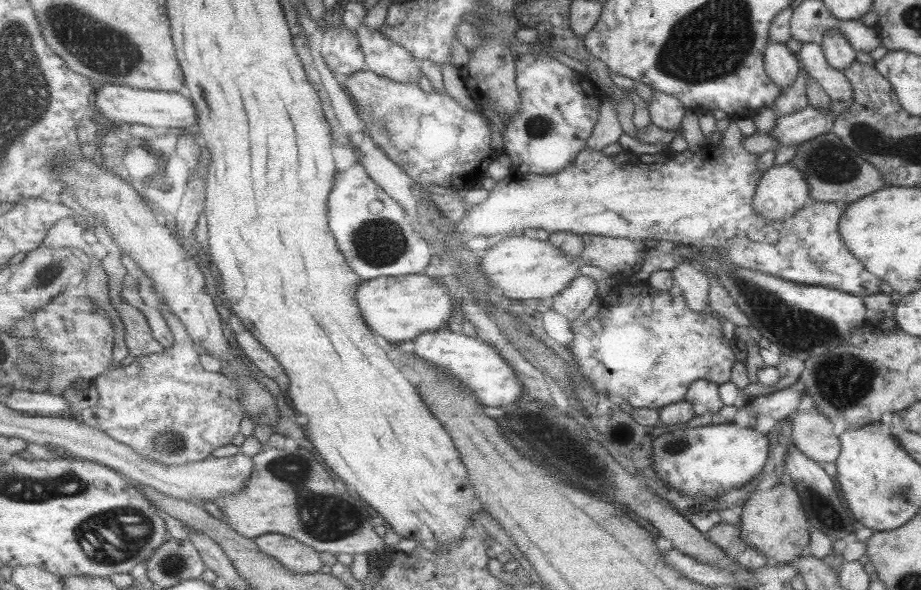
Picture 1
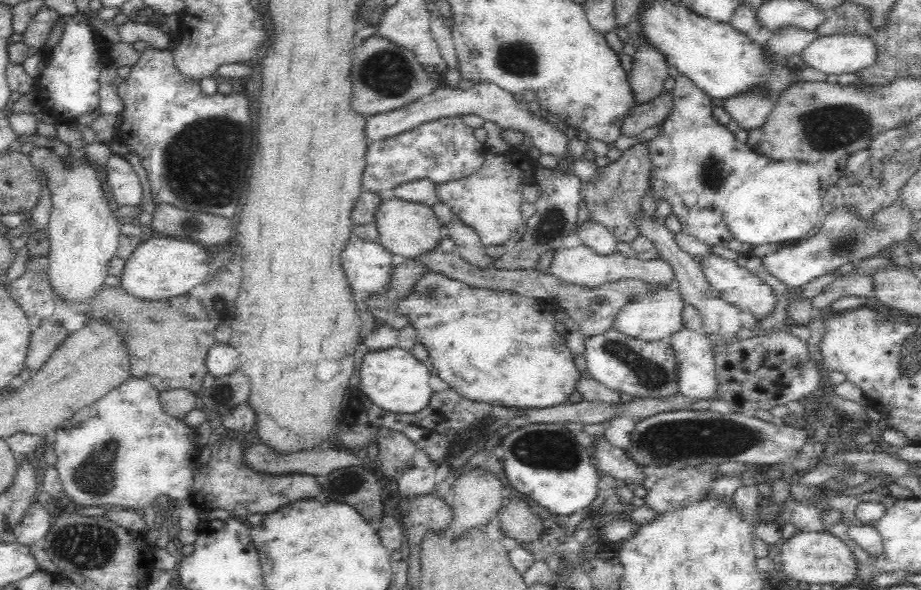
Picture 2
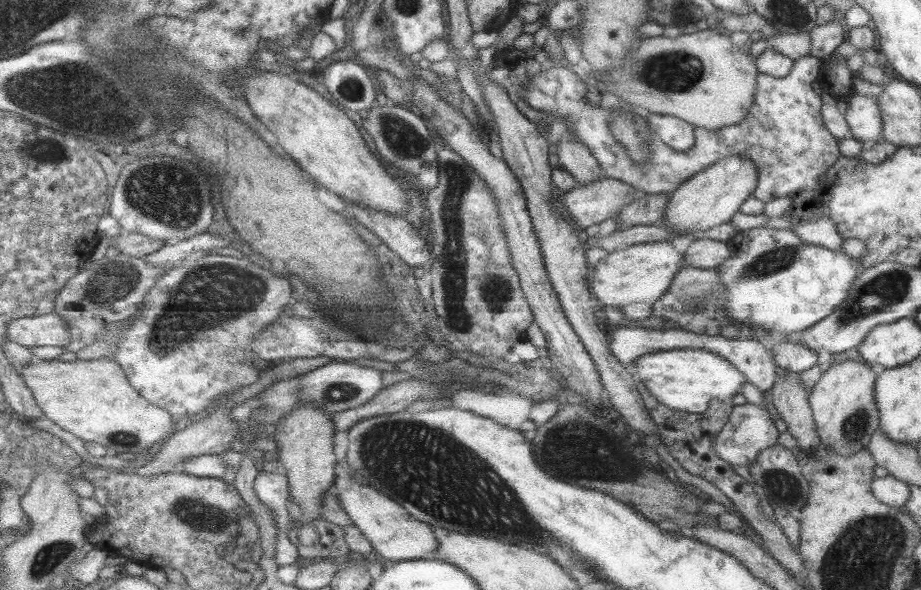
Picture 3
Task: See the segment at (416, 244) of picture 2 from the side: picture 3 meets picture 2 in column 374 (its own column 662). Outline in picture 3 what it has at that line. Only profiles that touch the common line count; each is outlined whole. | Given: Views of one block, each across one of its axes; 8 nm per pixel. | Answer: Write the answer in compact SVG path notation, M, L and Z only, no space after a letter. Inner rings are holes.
M729 156L720 159L717 164L689 178L674 193L670 202L666 203L662 223L675 232L689 234L702 233L718 224L724 224L739 211L746 198L752 197L758 184L758 171L755 164L741 156Z

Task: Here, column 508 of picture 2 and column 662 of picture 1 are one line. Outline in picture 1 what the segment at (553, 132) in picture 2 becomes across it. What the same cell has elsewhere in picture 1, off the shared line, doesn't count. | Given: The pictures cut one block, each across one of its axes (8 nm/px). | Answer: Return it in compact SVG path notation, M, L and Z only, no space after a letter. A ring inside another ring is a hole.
M653 91L652 99L648 104L647 108L655 126L666 131L676 131L681 127L682 119L686 114L685 104L676 96Z

